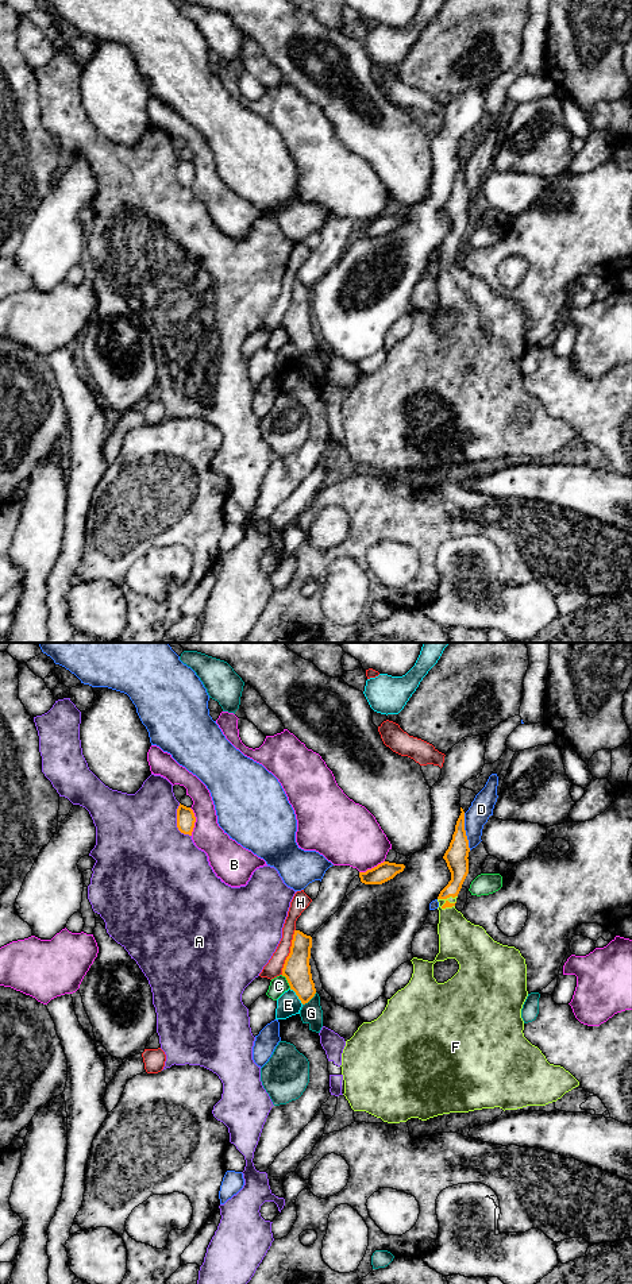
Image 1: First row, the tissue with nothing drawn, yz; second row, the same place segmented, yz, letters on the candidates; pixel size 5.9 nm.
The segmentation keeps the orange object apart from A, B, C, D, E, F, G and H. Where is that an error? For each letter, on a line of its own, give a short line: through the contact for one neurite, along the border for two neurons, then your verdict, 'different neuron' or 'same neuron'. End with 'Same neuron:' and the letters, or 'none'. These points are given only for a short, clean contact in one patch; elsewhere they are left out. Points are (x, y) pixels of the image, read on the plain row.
A: different neuron
B: different neuron
C: different neuron
D: different neuron
E: line yz (289, 340), (303, 355); different neuron
F: line yz (447, 255), (447, 253), (453, 257), (458, 290); same neuron
G: different neuron
H: different neuron
Same neuron: F

